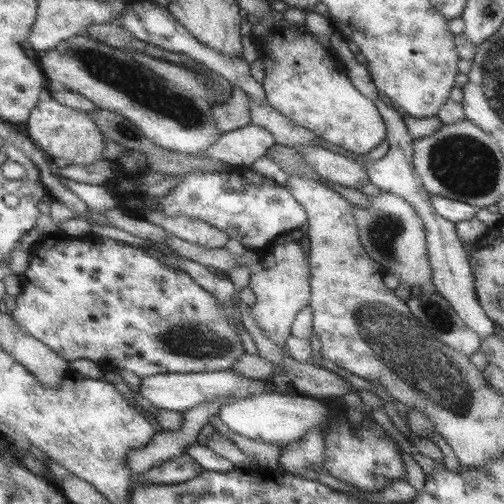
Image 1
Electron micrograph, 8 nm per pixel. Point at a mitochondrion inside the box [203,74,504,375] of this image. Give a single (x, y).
(462, 164)

